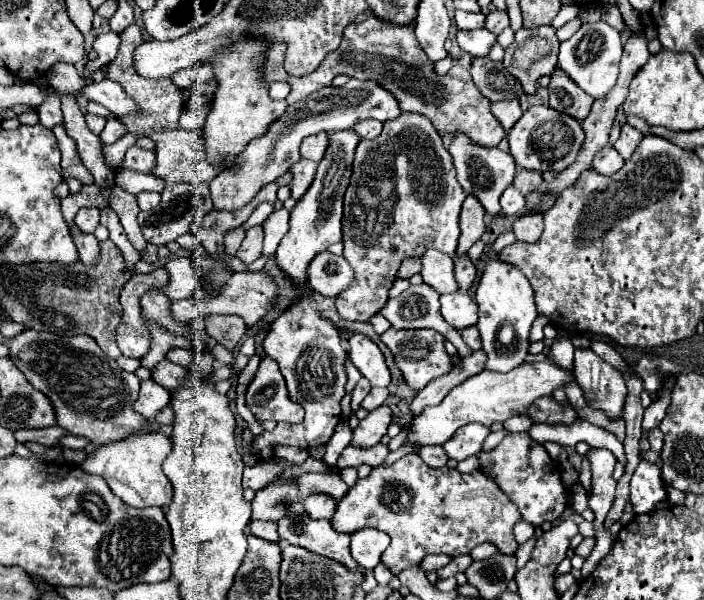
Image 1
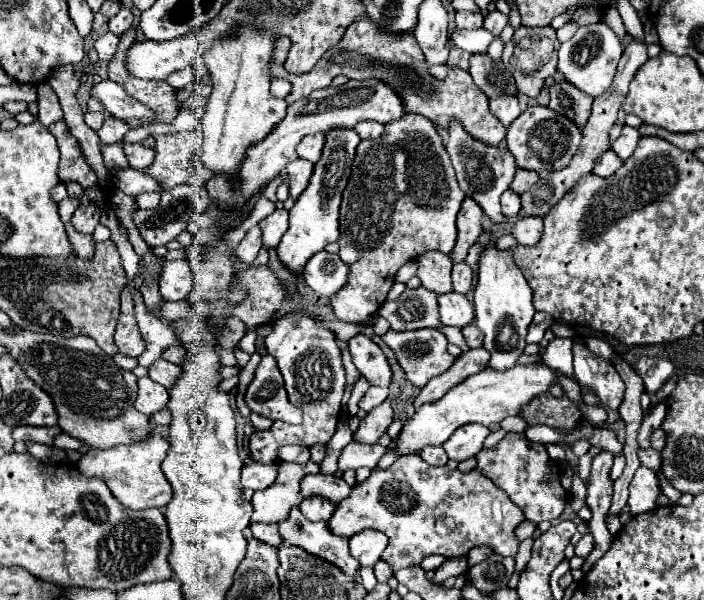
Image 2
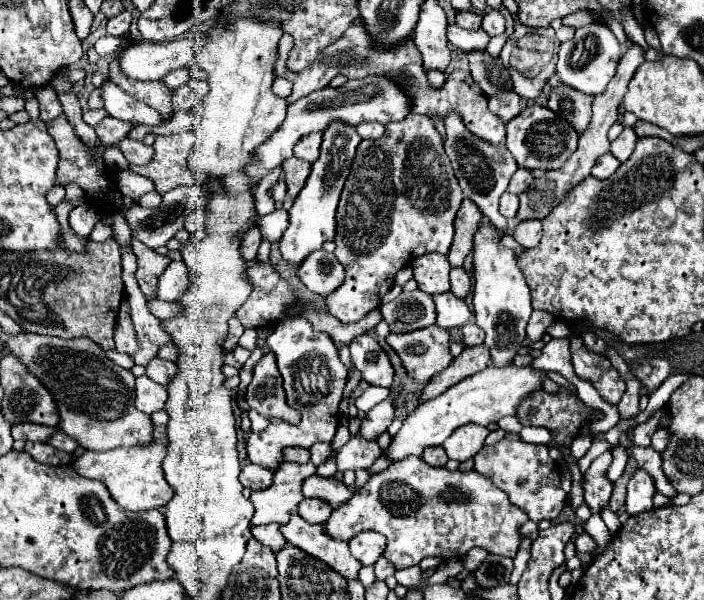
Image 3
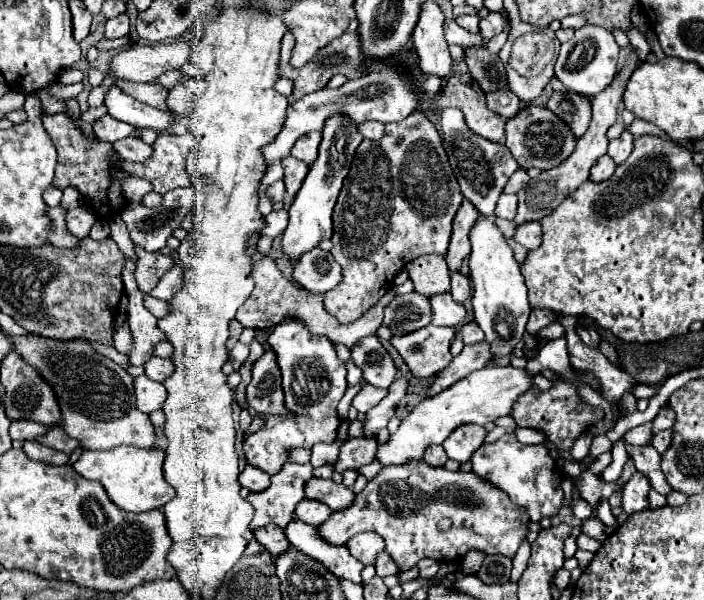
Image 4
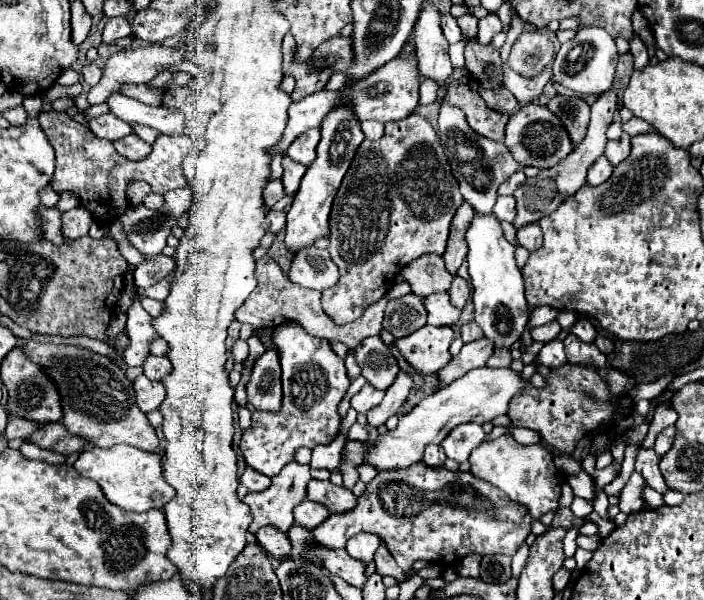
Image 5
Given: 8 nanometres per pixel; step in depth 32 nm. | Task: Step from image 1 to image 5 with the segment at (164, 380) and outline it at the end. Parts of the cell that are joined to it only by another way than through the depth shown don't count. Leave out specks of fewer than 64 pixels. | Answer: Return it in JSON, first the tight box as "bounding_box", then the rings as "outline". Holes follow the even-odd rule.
{"bounding_box":[144,356,170,380],"outline":[[[148,356],[146,360],[144,360],[144,374],[148,376],[148,378],[152,378],[152,380],[160,380],[160,378],[164,378],[164,374],[168,374],[170,372],[170,360],[166,358],[166,356]]]}

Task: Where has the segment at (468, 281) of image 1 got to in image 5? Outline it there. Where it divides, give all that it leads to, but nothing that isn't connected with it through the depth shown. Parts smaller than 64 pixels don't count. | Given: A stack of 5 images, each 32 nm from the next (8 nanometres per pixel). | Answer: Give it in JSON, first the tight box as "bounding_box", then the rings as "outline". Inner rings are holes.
{"bounding_box":[448,276,470,310],"outline":[[[454,276],[454,282],[452,282],[448,294],[450,294],[450,302],[452,302],[458,310],[464,310],[466,302],[468,302],[468,296],[470,296],[470,286],[468,286],[466,280]]]}

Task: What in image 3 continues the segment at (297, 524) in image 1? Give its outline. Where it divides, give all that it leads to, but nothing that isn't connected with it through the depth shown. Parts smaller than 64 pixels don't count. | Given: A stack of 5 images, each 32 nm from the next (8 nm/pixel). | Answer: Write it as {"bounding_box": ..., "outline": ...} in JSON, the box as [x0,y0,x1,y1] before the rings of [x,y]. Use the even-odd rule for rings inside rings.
{"bounding_box":[280,512,362,580],"outline":[[[296,512],[292,514],[288,524],[280,526],[280,532],[288,540],[288,544],[322,560],[334,572],[342,574],[346,580],[358,580],[358,572],[360,572],[362,564],[350,554],[348,542],[328,540],[328,536],[324,536],[322,526],[300,520],[300,516],[296,516]]]}

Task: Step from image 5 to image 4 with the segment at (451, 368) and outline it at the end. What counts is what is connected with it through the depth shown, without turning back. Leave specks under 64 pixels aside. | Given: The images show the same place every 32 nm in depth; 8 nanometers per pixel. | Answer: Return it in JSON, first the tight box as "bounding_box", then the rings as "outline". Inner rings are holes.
{"bounding_box":[430,340,492,396],"outline":[[[486,340],[478,342],[478,344],[466,344],[462,348],[462,352],[458,356],[452,358],[452,362],[436,374],[434,384],[430,386],[430,396],[434,396],[436,392],[442,392],[444,388],[448,388],[450,384],[454,384],[456,380],[464,378],[468,372],[474,372],[478,368],[484,368],[492,358],[490,346]]]}

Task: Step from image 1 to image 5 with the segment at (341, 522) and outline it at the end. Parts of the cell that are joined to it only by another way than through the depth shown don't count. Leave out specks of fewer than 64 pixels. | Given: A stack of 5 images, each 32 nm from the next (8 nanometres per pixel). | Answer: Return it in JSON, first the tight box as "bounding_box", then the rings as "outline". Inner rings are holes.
{"bounding_box":[312,462,532,572],"outline":[[[424,462],[412,464],[412,468],[396,470],[396,472],[380,472],[376,478],[366,486],[366,492],[358,498],[356,512],[346,512],[344,516],[328,516],[320,526],[312,530],[312,542],[320,548],[338,550],[342,548],[350,536],[358,532],[372,532],[380,536],[390,554],[394,556],[396,564],[408,572],[416,560],[428,560],[452,566],[454,562],[462,560],[468,554],[506,554],[514,556],[516,550],[524,544],[526,536],[532,530],[532,516],[528,510],[514,500],[508,500],[500,488],[492,488],[470,472],[452,472],[442,466],[430,468]]]}

